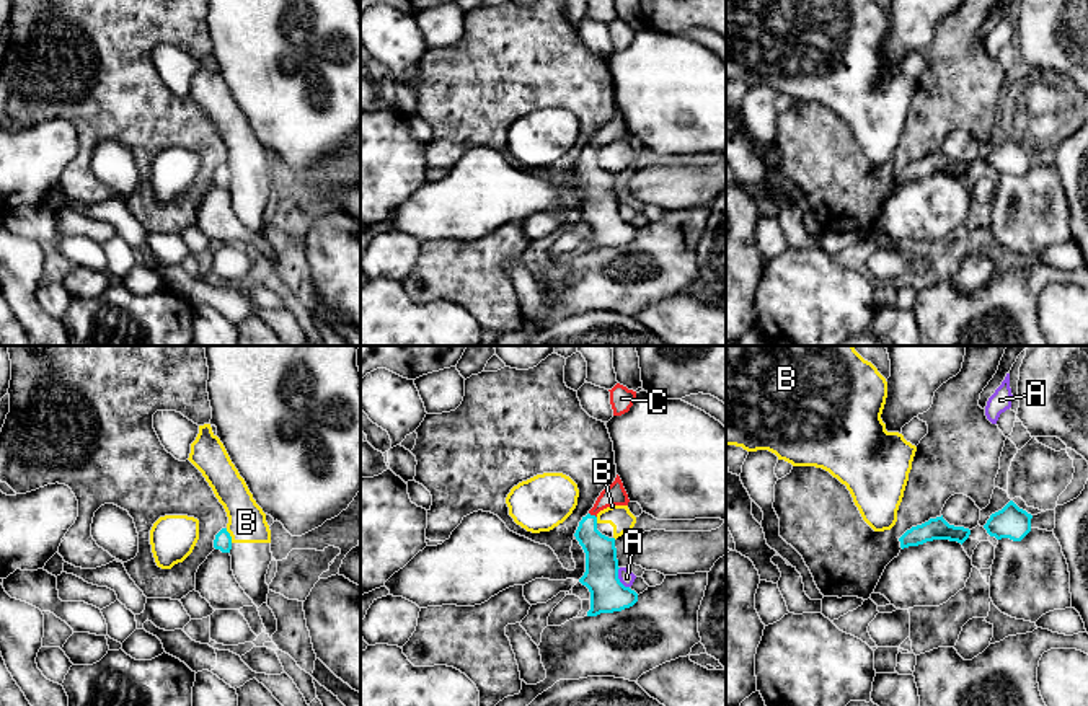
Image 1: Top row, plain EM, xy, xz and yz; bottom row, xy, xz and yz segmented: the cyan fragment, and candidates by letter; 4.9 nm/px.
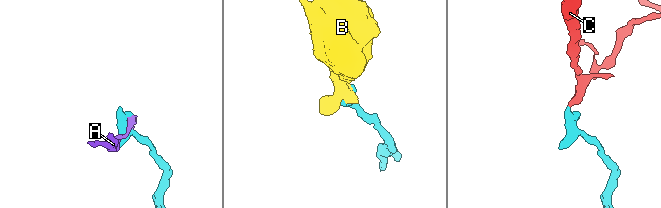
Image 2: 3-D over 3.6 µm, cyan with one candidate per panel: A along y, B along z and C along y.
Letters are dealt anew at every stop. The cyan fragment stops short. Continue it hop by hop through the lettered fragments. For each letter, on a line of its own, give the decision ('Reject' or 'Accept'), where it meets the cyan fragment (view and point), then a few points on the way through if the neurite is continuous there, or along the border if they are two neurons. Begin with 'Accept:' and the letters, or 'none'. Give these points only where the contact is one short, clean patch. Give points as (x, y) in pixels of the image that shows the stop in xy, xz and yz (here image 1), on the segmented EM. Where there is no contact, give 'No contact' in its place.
Accept: C
A: Reject. Touches cyan at xz (619, 579). Boundary: xz (619, 568), (619, 579), (628, 587)
B: Reject. Touches cyan at xy (229, 535). Boundary: xy (225, 529), (232, 542)
C: Accept. Touches cyan at xz (592, 516). Path across: xz (601, 555), (591, 540), (592, 516), (614, 494)

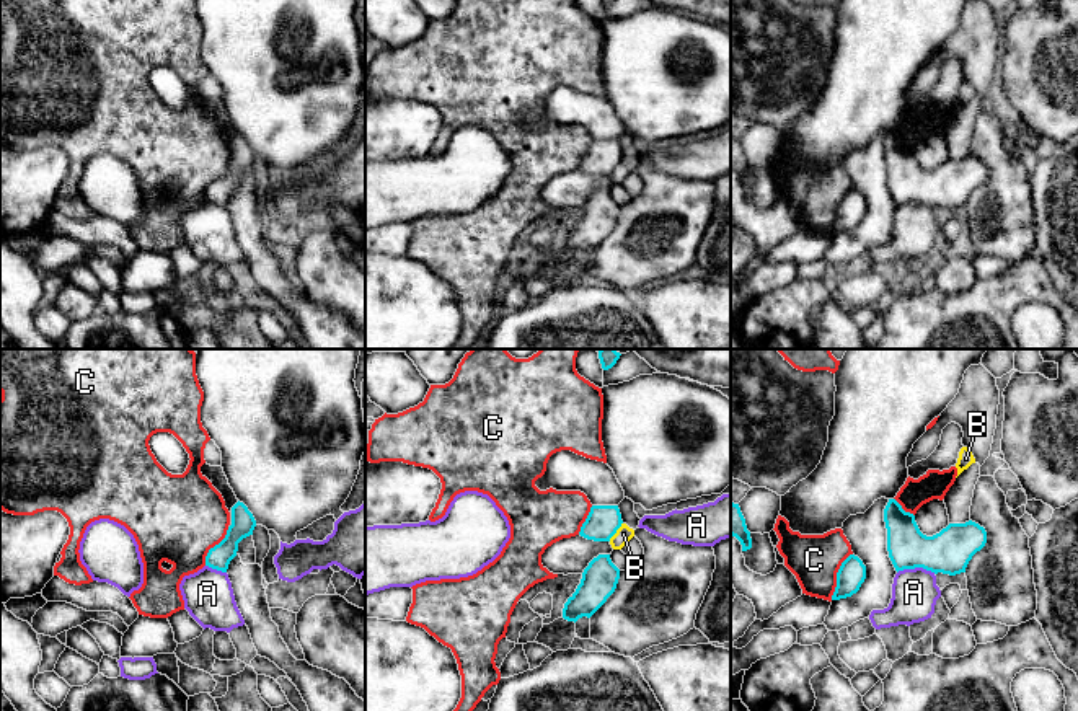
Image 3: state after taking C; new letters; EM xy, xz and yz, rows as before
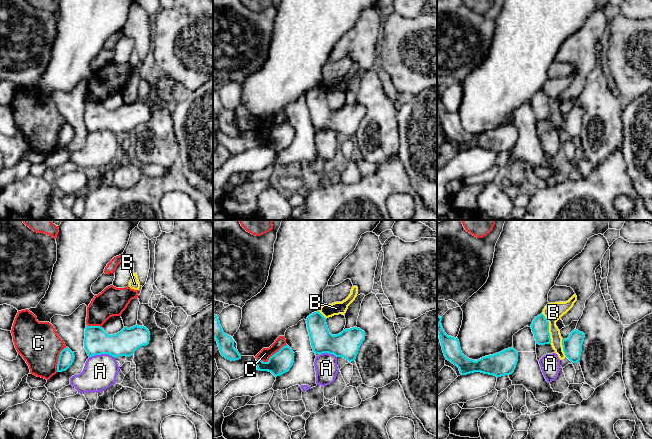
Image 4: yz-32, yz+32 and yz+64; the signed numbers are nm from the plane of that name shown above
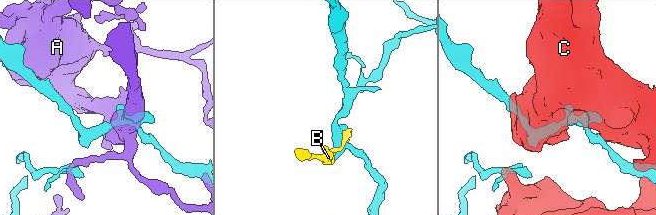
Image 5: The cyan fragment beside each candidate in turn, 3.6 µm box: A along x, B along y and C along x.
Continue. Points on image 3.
Accept: none
A: Reject. Touches cyan at yz (917, 566)
B: Reject. Touches cyan at xz (615, 532). Boundary: xz (622, 522), (609, 540)
C: Reject. Touches cyan at yz (837, 576)

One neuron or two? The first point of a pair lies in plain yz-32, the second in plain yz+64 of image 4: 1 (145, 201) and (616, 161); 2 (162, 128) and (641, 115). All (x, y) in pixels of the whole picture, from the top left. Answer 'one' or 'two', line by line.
1: one
2: two

